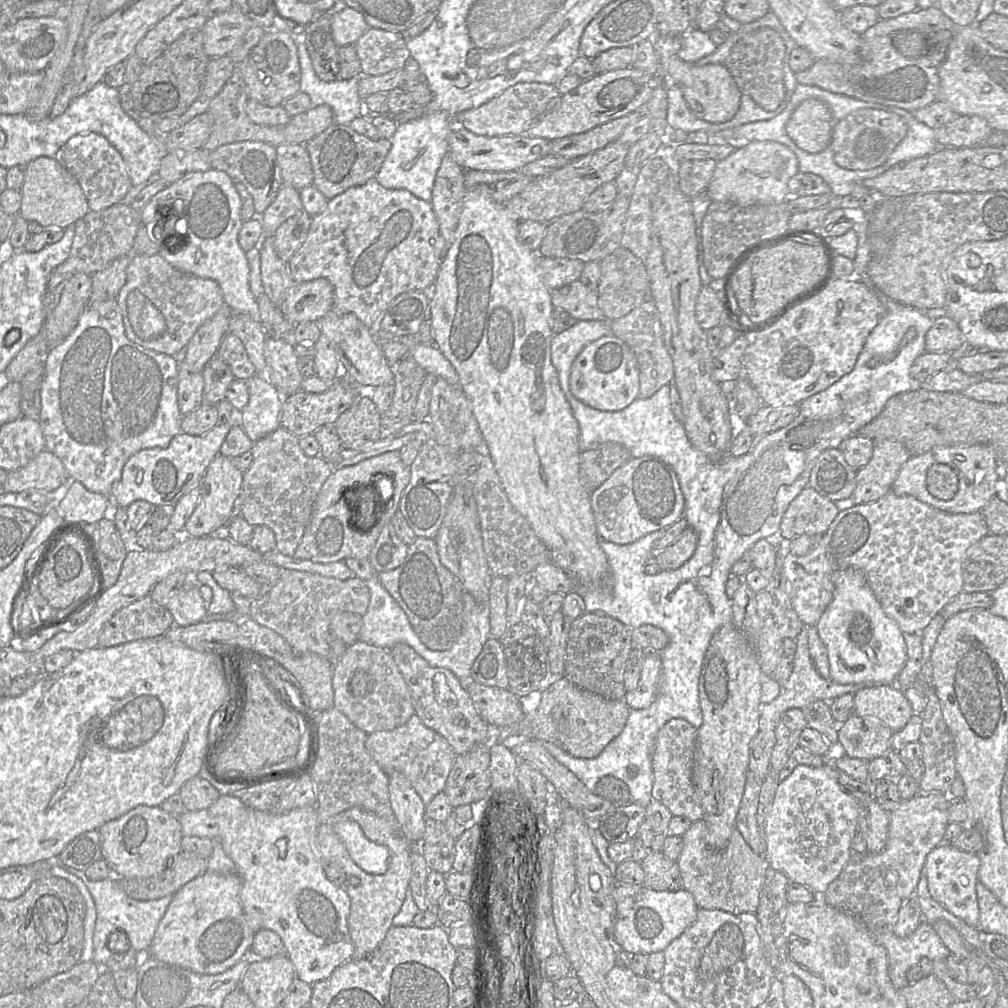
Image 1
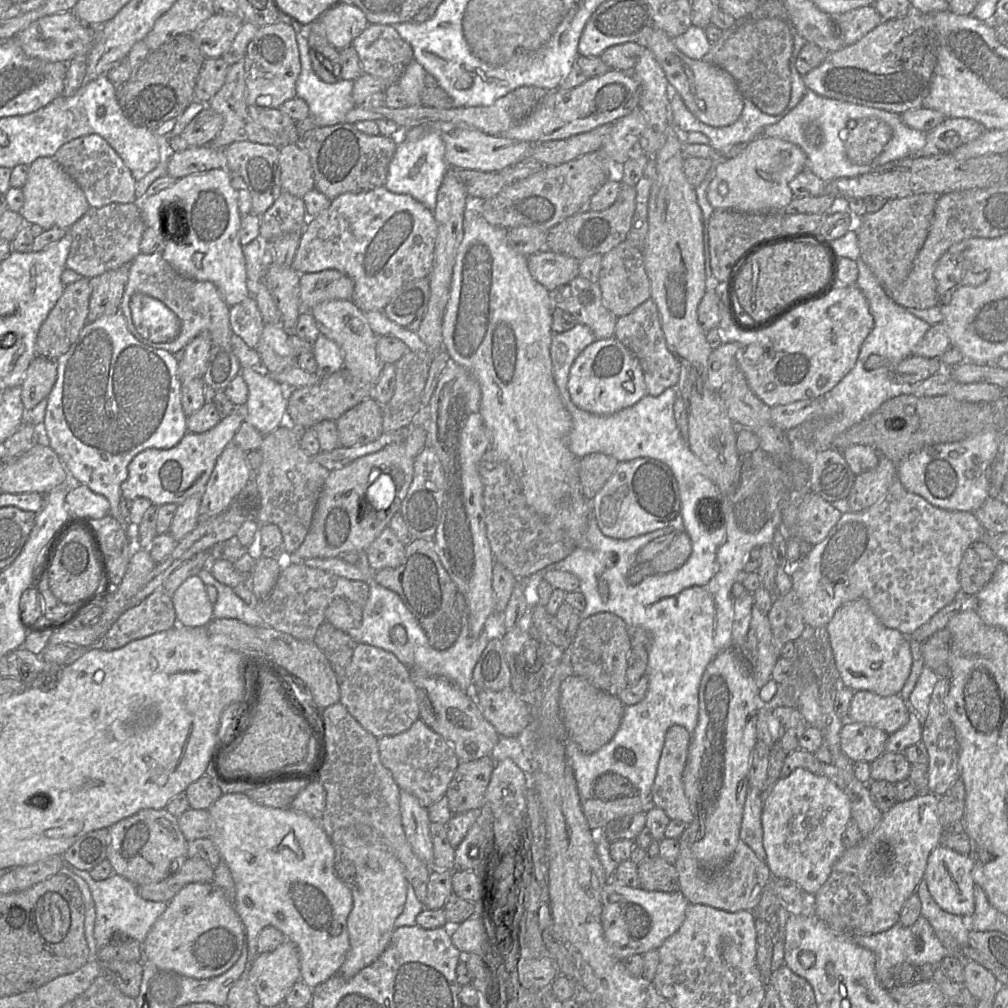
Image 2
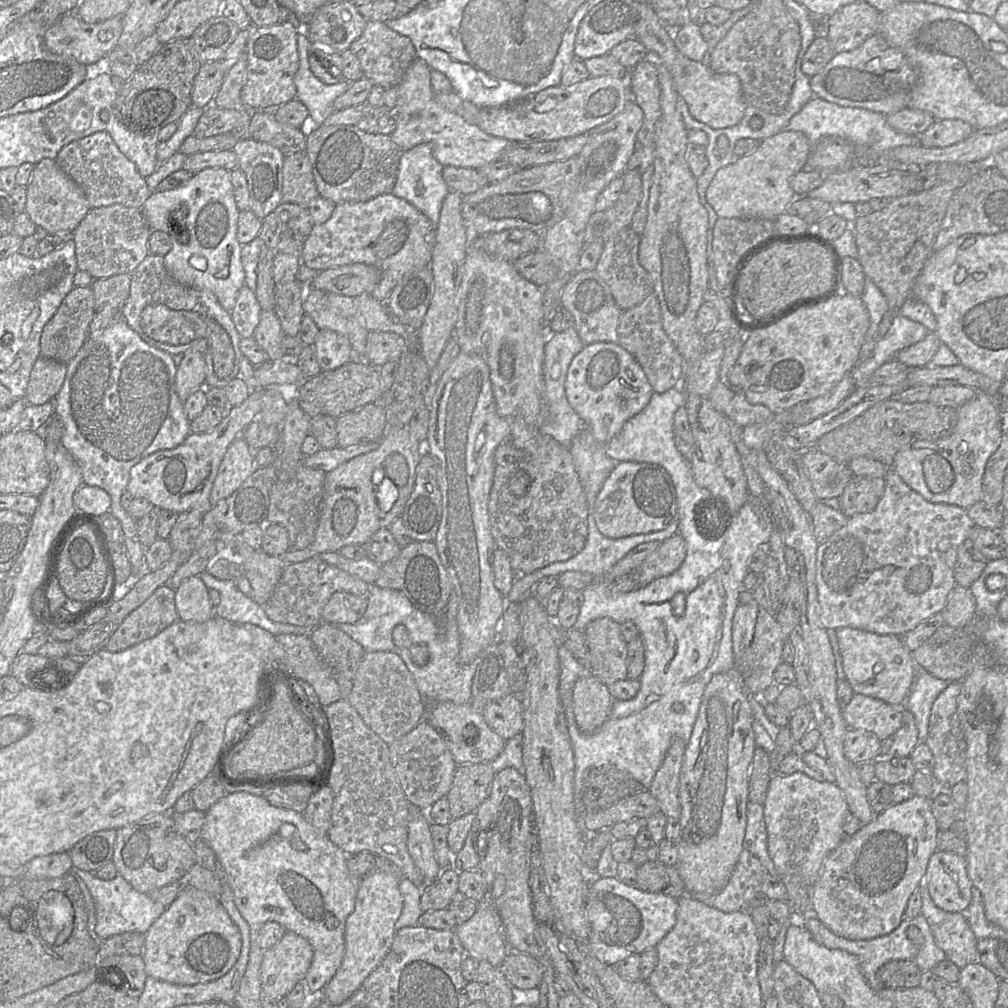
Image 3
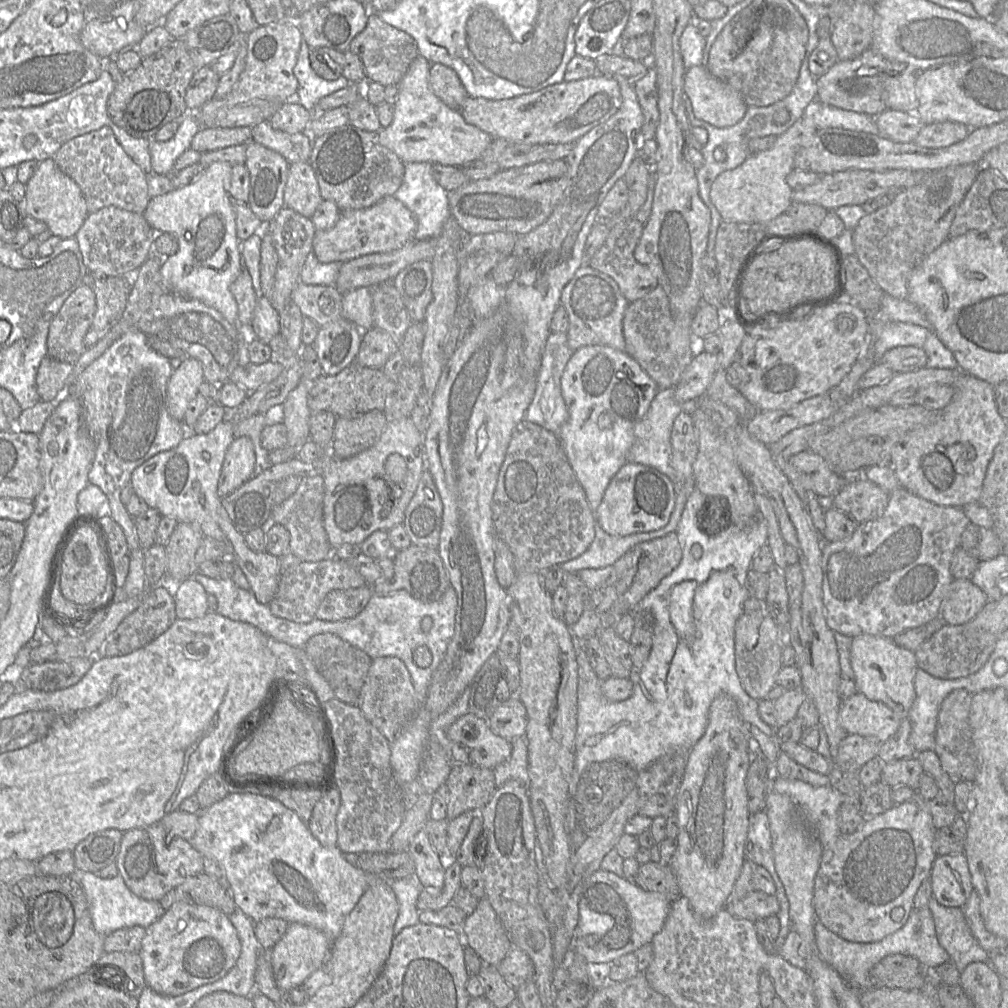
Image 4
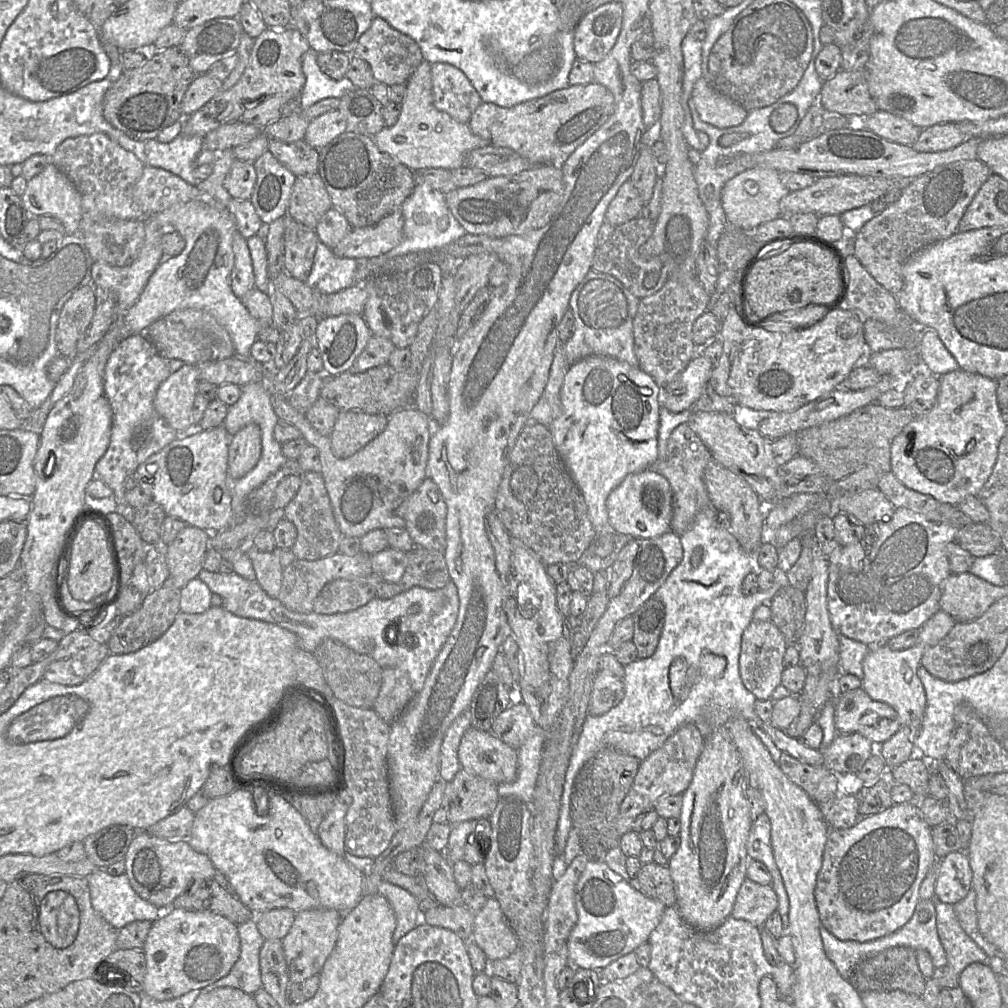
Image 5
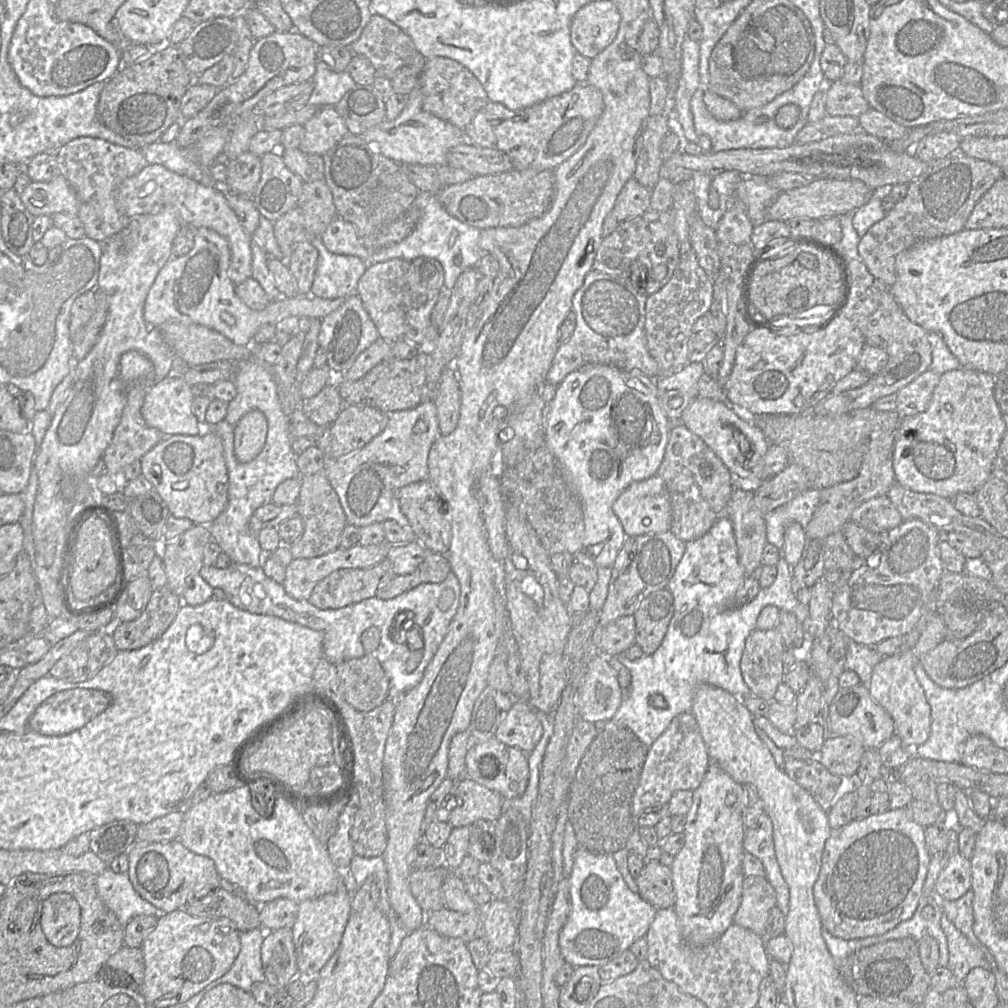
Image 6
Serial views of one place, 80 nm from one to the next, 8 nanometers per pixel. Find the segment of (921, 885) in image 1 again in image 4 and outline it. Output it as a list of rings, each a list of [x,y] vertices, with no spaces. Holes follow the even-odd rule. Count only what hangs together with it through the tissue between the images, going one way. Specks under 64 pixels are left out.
[[[929,896],[927,907],[929,908],[934,925],[937,940],[940,946],[947,952],[951,962],[959,972],[972,962],[988,962],[988,953],[983,950],[972,935],[960,907],[946,907],[939,904],[933,896]]]

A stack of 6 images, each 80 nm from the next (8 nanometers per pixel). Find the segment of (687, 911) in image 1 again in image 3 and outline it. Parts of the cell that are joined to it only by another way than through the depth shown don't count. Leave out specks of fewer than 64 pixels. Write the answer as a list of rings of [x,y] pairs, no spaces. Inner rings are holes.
[[[597,878],[588,889],[586,901],[591,926],[587,953],[604,964],[617,966],[632,954],[655,948],[675,926],[677,907],[676,898],[630,887],[618,878]]]

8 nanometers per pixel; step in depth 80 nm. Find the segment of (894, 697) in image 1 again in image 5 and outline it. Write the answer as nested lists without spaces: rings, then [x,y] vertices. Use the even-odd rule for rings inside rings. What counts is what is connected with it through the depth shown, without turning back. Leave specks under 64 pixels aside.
[[[862,687],[840,693],[834,710],[838,734],[860,734],[876,746],[890,739],[901,727],[895,710],[871,699]]]

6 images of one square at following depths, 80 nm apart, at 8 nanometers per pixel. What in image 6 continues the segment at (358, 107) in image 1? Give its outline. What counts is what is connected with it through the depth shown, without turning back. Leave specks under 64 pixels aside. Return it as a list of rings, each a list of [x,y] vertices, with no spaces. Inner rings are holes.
[[[317,61],[311,81],[314,88],[307,104],[319,108],[335,107],[356,85],[348,71],[334,72],[322,61]]]

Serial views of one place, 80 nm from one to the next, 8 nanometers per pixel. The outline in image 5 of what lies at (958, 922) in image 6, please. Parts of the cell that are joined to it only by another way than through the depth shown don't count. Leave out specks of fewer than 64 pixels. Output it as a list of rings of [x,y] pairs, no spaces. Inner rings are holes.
[[[971,888],[961,901],[953,905],[956,917],[966,934],[992,959],[992,968],[997,976],[1002,971],[1002,956],[997,947],[990,943],[979,931],[976,912],[976,892]]]

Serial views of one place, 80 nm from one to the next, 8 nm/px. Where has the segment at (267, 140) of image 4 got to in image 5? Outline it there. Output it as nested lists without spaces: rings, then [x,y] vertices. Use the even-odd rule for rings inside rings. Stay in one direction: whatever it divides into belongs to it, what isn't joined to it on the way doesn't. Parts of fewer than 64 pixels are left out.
[[[270,139],[268,151],[296,177],[316,174],[318,171],[318,150],[304,139],[293,143]]]

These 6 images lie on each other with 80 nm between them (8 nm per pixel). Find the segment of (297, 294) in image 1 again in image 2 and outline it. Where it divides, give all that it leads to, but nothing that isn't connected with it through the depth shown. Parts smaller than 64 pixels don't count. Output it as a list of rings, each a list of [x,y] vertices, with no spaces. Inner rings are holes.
[[[337,270],[302,274],[299,281],[300,313],[310,312],[317,304],[328,300],[351,300],[354,282]]]

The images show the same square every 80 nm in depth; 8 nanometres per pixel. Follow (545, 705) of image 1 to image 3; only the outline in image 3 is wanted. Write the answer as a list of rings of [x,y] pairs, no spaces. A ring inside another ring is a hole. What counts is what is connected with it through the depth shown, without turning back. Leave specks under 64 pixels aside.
[[[594,676],[580,677],[574,685],[572,707],[578,729],[584,734],[595,732],[611,715],[615,698],[608,686]]]

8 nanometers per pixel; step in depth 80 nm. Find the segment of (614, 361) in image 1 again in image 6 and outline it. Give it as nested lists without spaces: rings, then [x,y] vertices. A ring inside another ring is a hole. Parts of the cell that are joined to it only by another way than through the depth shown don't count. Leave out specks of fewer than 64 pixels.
[[[588,364],[570,372],[556,388],[556,394],[552,401],[546,405],[545,416],[545,444],[554,455],[567,484],[578,496],[584,517],[583,549],[589,555],[597,567],[611,568],[627,538],[621,522],[613,512],[613,503],[620,494],[632,483],[645,480],[657,474],[663,460],[665,449],[670,434],[669,418],[662,411],[657,398],[655,379],[648,377],[639,370],[624,371],[609,365]]]

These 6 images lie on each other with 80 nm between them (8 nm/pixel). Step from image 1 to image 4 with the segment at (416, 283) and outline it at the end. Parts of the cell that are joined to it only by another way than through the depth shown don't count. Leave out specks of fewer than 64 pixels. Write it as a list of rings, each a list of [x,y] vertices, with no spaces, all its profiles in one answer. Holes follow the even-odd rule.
[[[388,196],[366,209],[340,211],[333,228],[316,230],[312,252],[321,263],[343,263],[370,254],[390,253],[414,241],[416,227],[410,210],[393,196]]]

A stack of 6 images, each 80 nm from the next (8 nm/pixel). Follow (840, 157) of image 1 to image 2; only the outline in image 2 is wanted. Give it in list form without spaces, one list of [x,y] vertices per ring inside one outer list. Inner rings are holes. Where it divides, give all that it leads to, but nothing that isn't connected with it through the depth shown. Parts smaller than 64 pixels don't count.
[[[874,117],[850,120],[847,129],[846,154],[848,159],[857,165],[871,163],[892,137],[891,127]]]

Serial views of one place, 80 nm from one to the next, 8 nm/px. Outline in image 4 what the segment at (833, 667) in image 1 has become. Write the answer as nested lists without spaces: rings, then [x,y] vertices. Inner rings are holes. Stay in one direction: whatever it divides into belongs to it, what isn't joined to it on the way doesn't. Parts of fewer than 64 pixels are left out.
[[[864,634],[852,639],[850,663],[859,693],[869,700],[884,703],[901,719],[908,717],[916,698],[914,679],[918,666],[915,652],[899,647],[892,638]]]

